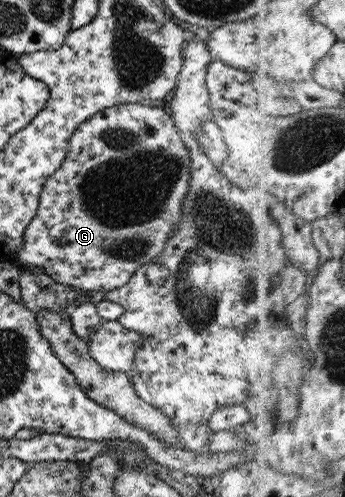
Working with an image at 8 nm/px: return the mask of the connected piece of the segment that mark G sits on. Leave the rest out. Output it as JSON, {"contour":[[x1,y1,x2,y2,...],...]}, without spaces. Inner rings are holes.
{"contour":[[124,103,106,107,80,123,69,138,64,160,49,175,41,188,36,214,23,230,22,244,16,253,16,261,22,265,40,267,45,275,61,286,69,286,78,291,111,291,125,285,139,266,149,264,157,257,163,251,167,238,174,233,176,225,181,221,182,201,190,180,190,155,187,153,186,143,177,135,174,121,166,108,160,104,146,106,140,103]]}

